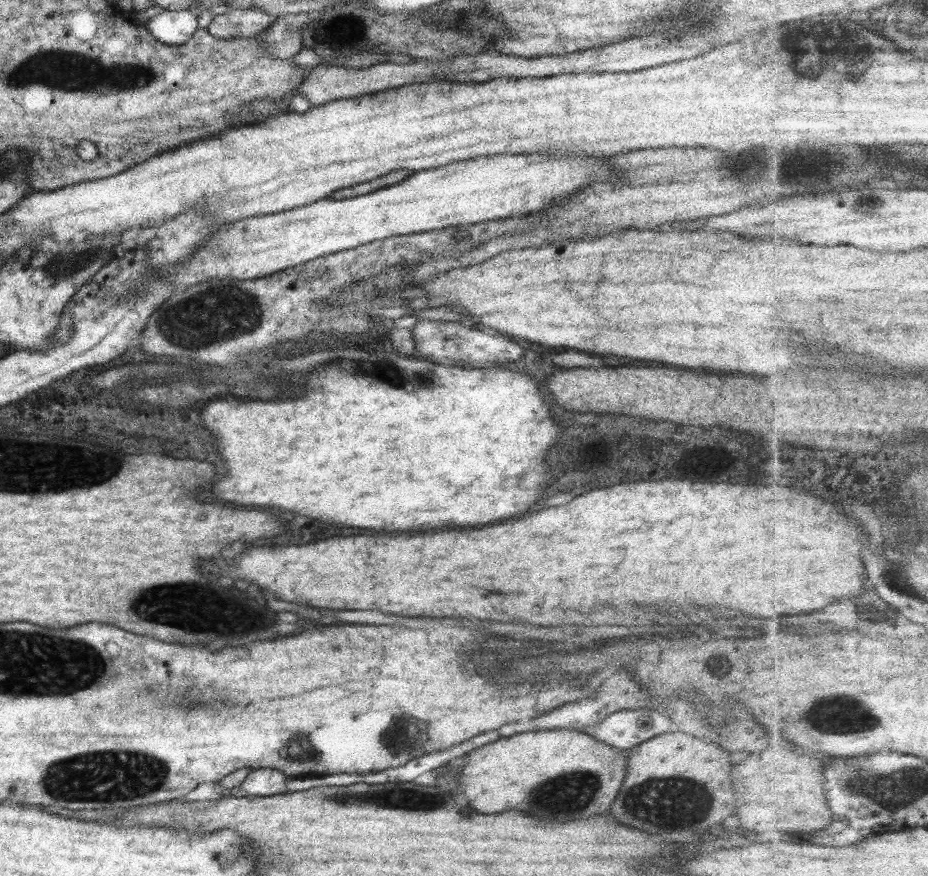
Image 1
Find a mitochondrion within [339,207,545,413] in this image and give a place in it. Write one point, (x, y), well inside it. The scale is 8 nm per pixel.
(386, 372)

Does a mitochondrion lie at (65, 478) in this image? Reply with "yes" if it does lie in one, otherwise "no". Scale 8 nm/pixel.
no

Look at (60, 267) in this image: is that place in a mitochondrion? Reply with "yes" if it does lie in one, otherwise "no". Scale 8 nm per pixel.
yes

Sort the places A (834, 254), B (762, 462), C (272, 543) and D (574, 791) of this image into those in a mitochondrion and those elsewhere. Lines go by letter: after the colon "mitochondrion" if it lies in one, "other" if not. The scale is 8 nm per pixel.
A: other
B: mitochondrion
C: other
D: mitochondrion

